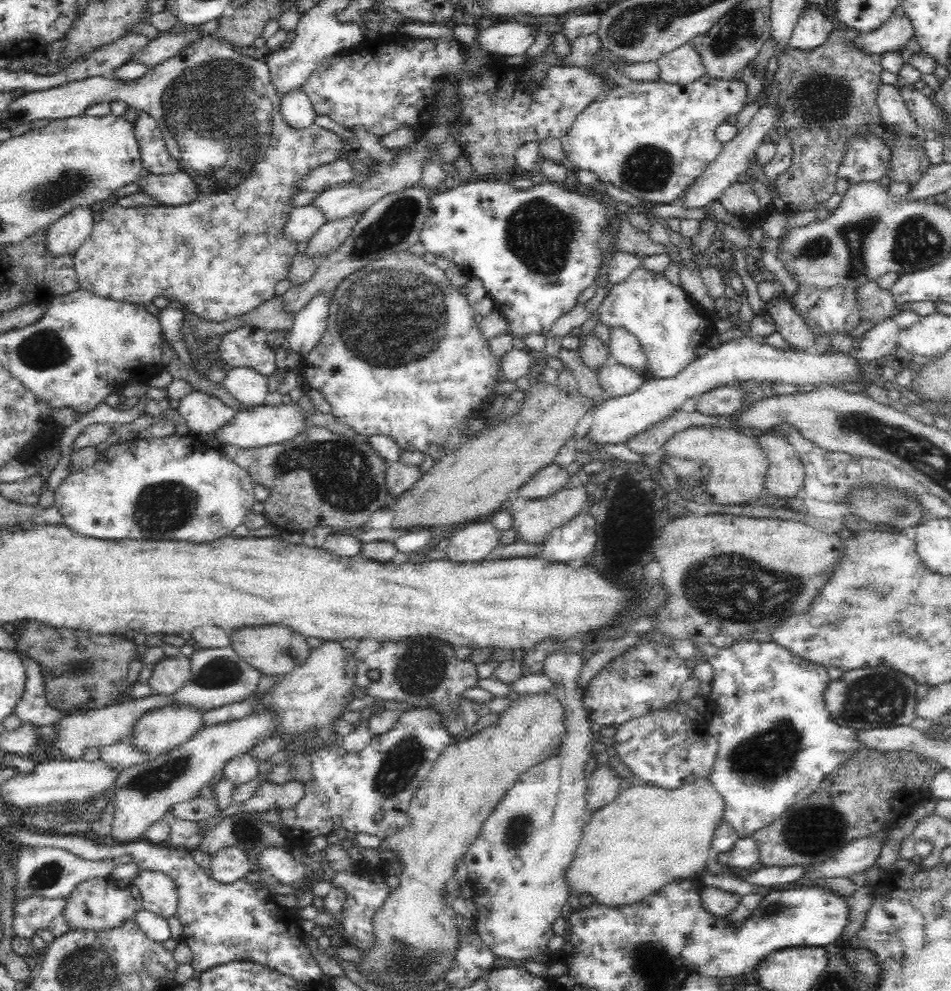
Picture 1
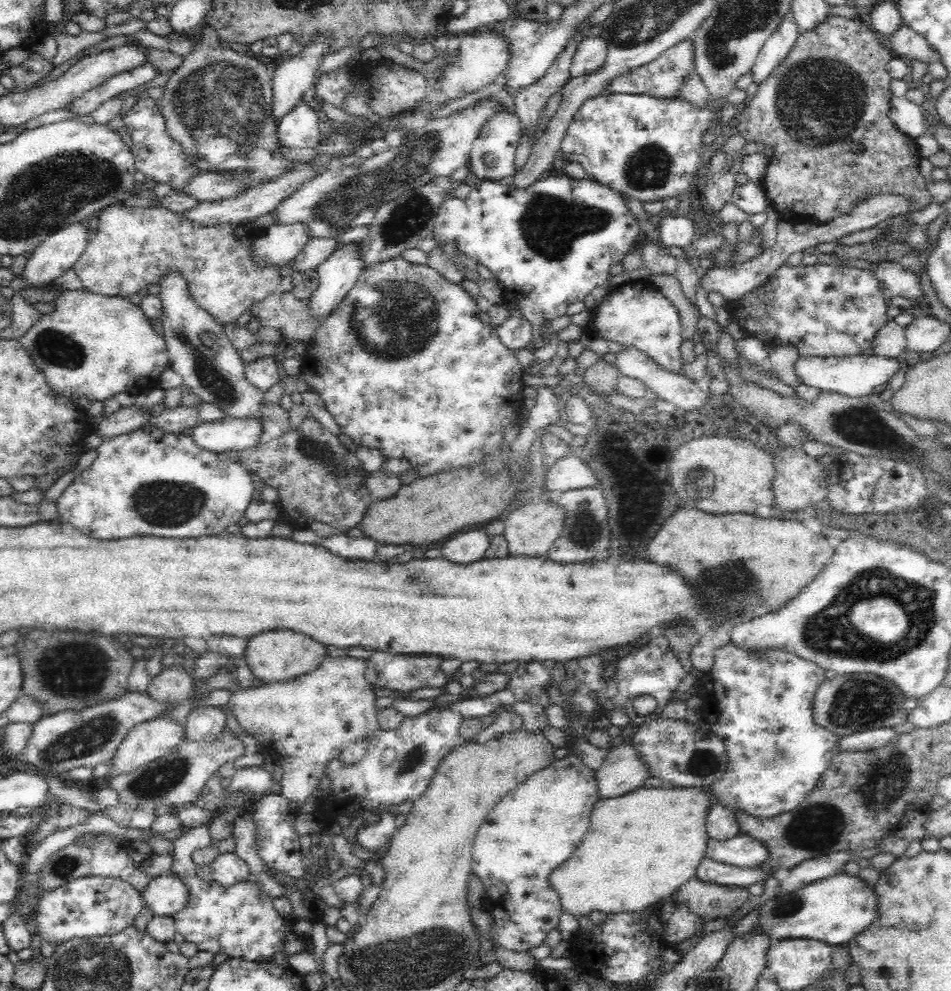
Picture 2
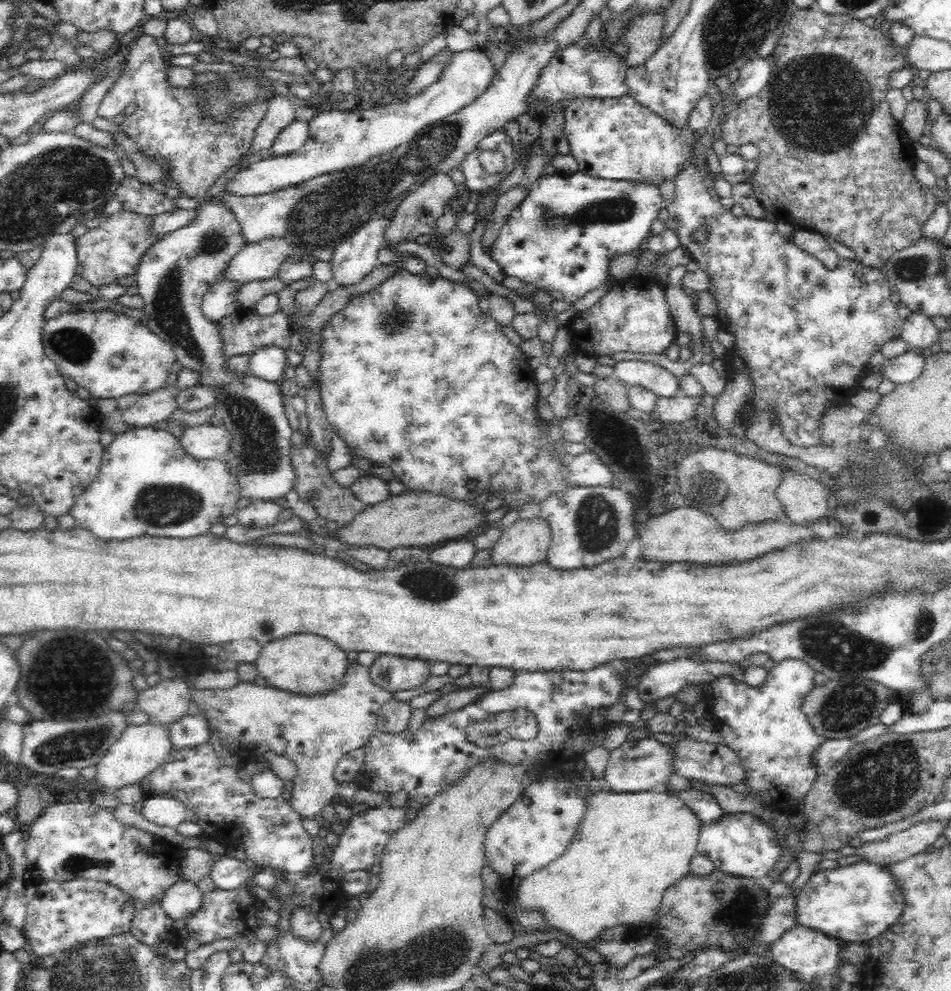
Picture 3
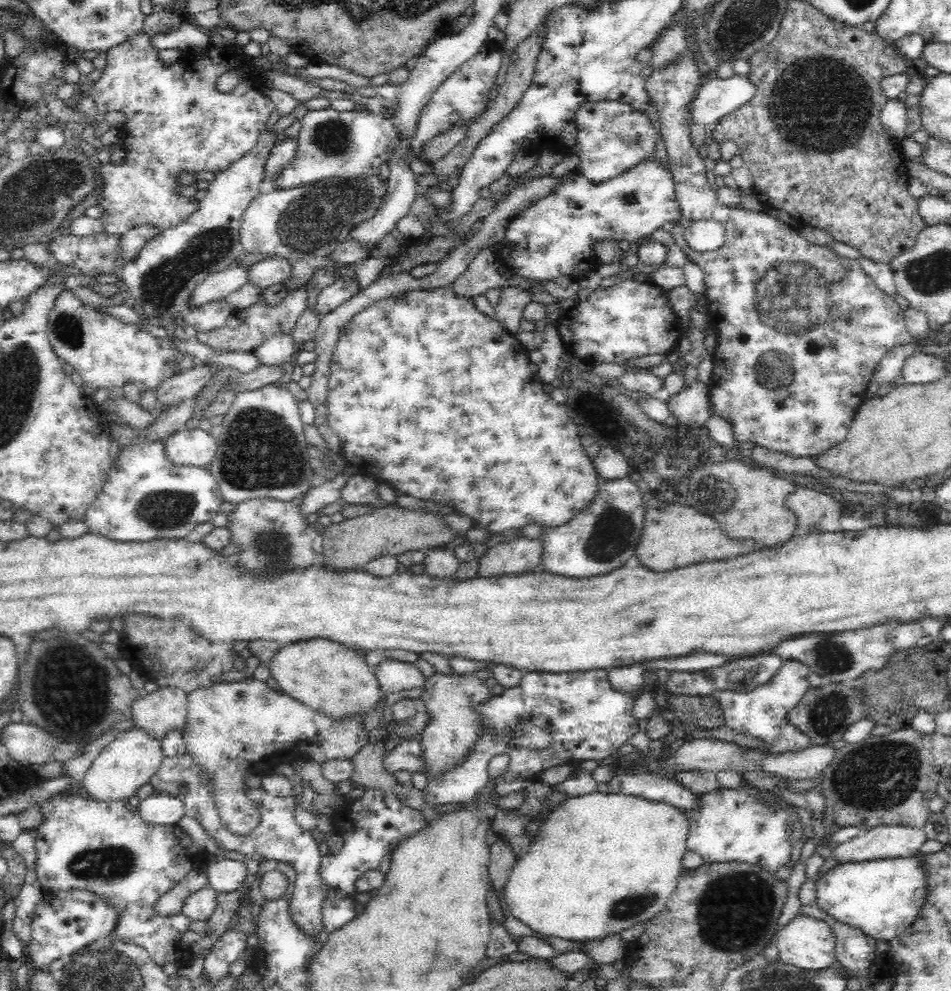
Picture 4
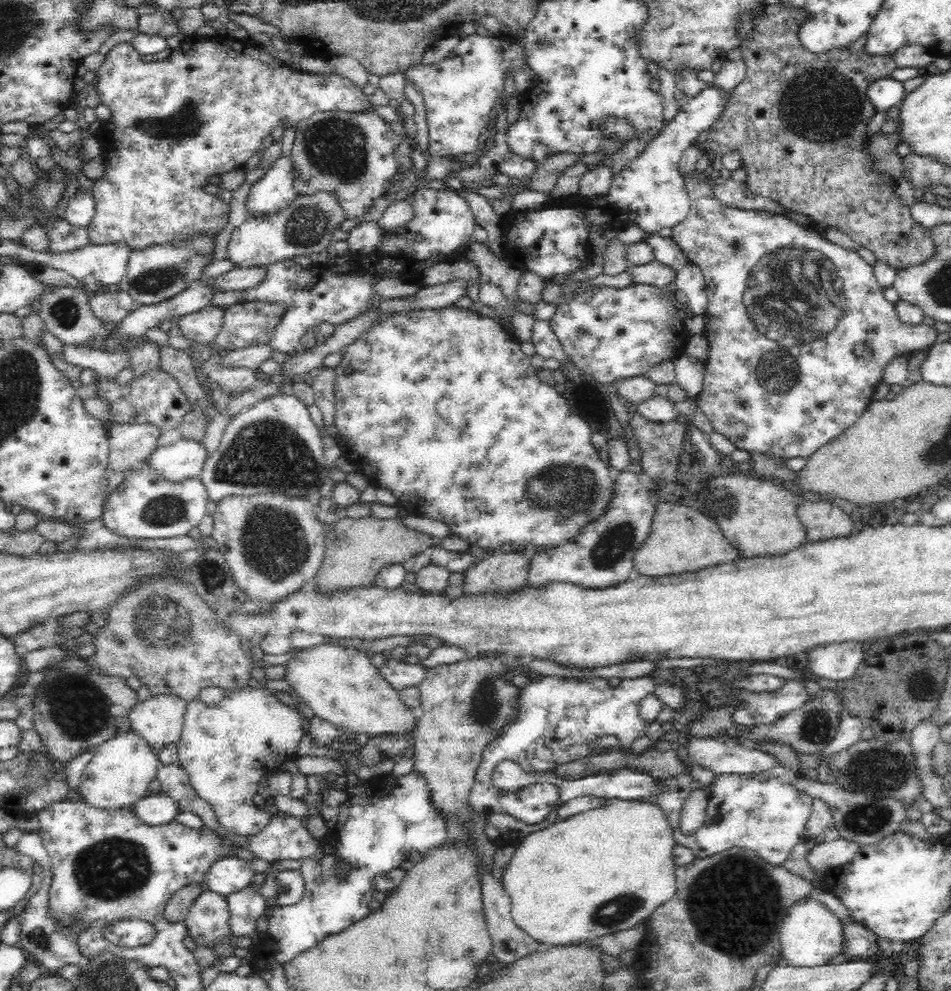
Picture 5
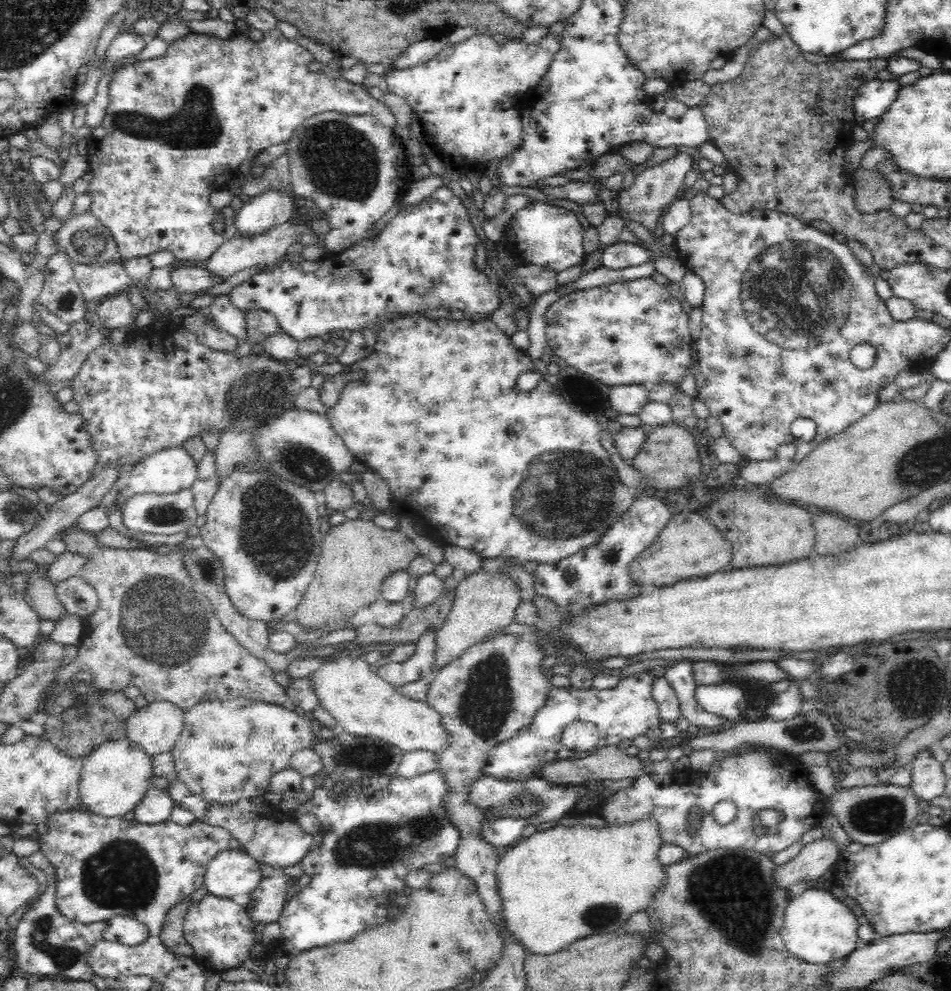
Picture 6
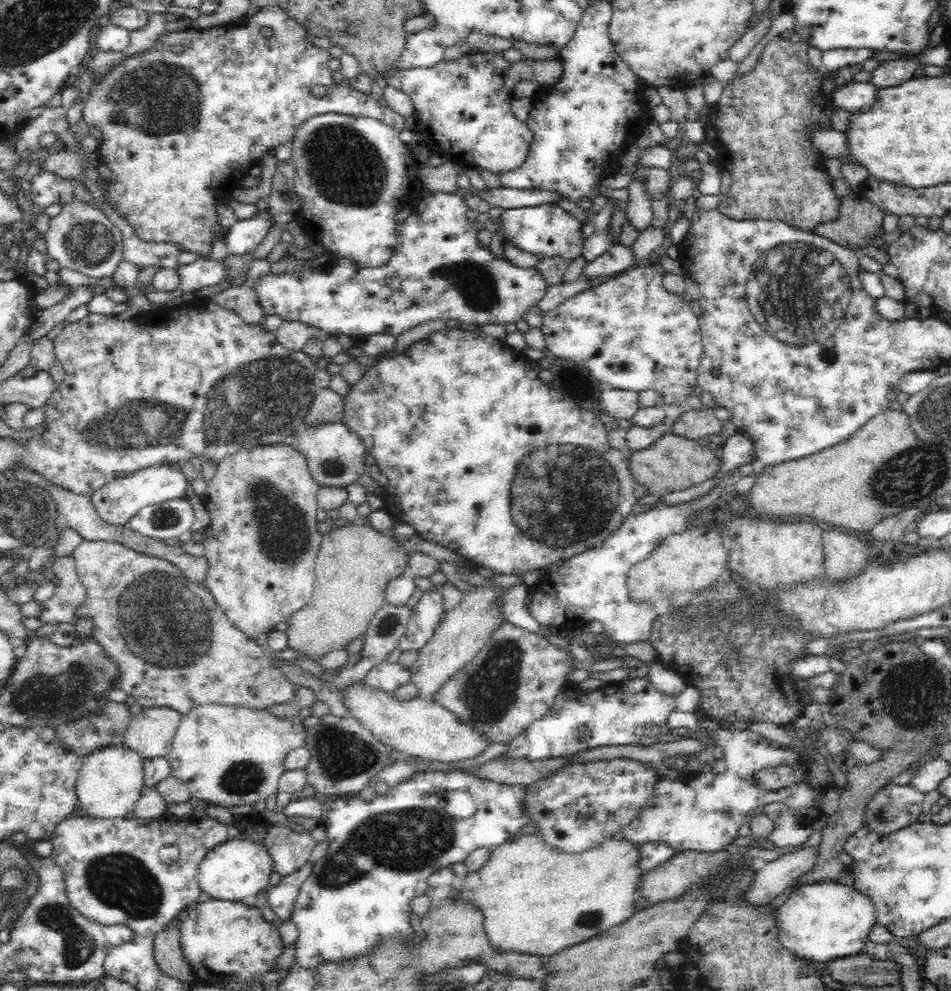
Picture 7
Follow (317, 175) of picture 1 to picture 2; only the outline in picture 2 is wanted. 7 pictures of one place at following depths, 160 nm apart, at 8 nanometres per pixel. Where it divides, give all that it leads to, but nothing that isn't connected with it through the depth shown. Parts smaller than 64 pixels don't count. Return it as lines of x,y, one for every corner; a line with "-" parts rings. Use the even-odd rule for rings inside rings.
308,163
294,165
291,171
286,171
286,174
282,174
280,178
267,183
256,184
255,187
252,185
244,194
219,201
201,201
196,206
177,214
182,214
191,223
205,224
207,227
219,223
243,223
246,220
254,220
258,216
273,212
282,200
300,188
300,184
314,178
316,174
319,172
312,169

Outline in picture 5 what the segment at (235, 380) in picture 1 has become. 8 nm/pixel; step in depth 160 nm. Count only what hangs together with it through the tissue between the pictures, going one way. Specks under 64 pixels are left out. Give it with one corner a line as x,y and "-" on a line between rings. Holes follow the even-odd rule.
422,186
413,191
410,201
414,217
404,226
384,230
382,238
364,256
352,255
349,272
324,268
314,275
311,268
296,264
290,257
268,265
264,278
256,286
242,290
244,303
280,303
283,307
283,316
269,341
271,349
290,355
298,352
299,343
308,330
318,329
324,322
340,326
368,311
377,294
374,290
377,282
398,278
410,284
421,284
424,270
448,262
450,254
458,254
468,240
474,239
475,217
468,202
458,193

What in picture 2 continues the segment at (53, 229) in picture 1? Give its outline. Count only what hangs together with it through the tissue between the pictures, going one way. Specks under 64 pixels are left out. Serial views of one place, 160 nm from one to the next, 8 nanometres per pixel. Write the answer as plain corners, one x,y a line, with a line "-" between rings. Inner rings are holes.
71,223
43,239
32,250
20,277
24,289
46,288
60,278
85,251
88,229
81,223

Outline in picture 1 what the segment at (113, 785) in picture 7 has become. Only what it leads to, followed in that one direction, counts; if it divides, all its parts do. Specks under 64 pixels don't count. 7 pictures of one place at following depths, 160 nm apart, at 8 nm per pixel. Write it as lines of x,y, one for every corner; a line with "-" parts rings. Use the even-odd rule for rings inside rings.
171,704
153,711
147,711
136,722
129,741
140,753
150,757
157,757
162,753
170,752
175,746
190,740
202,728
202,712
193,707

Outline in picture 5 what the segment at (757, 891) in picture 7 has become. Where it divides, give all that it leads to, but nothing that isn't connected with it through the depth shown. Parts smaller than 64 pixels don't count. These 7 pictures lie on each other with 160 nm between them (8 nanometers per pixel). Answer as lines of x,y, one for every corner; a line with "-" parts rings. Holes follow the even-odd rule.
842,837
831,842
817,844
806,854
806,863
819,874
828,874
834,866
840,866
852,861
859,846

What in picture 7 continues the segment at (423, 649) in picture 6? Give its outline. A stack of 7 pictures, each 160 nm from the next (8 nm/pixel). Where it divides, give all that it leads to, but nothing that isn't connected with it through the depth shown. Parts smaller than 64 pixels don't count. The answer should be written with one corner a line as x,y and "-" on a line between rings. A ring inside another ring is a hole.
384,661
374,664
362,682
375,691
386,691
390,694
393,690
404,686
409,680
409,669
401,667
397,662

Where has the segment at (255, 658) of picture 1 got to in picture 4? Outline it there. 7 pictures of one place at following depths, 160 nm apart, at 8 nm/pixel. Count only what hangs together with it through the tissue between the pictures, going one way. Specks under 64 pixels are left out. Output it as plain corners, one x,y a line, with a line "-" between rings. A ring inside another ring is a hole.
315,638
282,646
268,665
271,677
281,686
282,692
334,721
366,716
384,699
385,693
365,657
330,639

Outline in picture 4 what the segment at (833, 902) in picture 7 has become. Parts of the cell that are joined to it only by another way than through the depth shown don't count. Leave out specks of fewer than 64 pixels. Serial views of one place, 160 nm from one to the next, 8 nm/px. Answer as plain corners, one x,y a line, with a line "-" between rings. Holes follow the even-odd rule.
804,912
798,914
775,934
779,959
784,964
794,965
804,970
822,970
836,965
835,936
826,922
814,919

